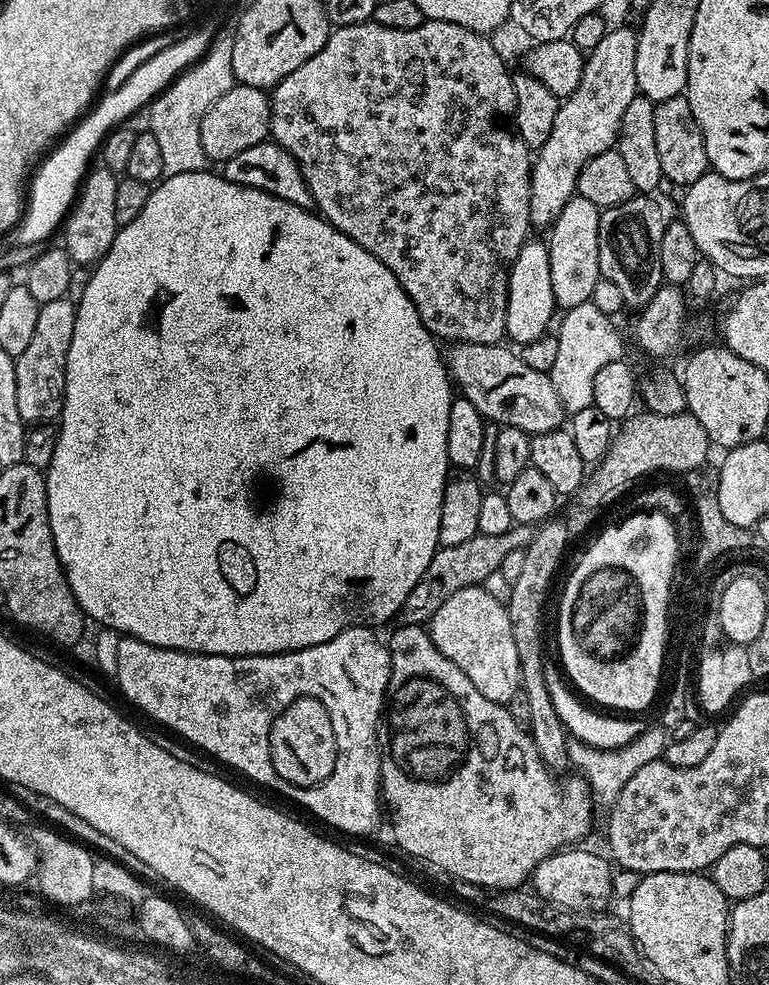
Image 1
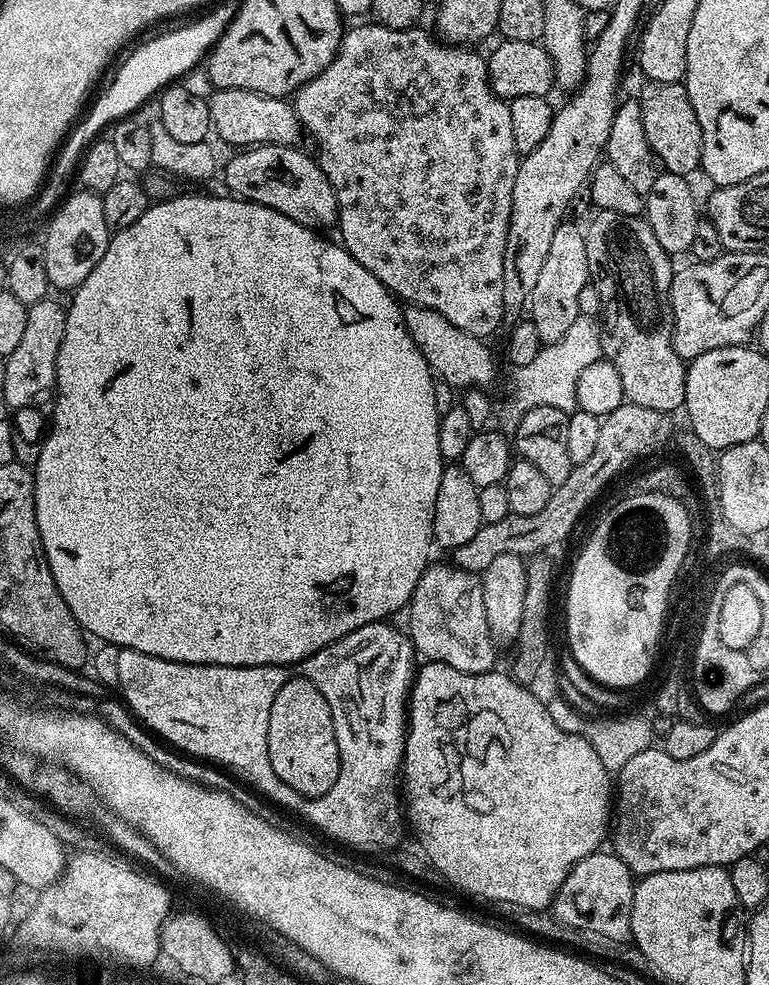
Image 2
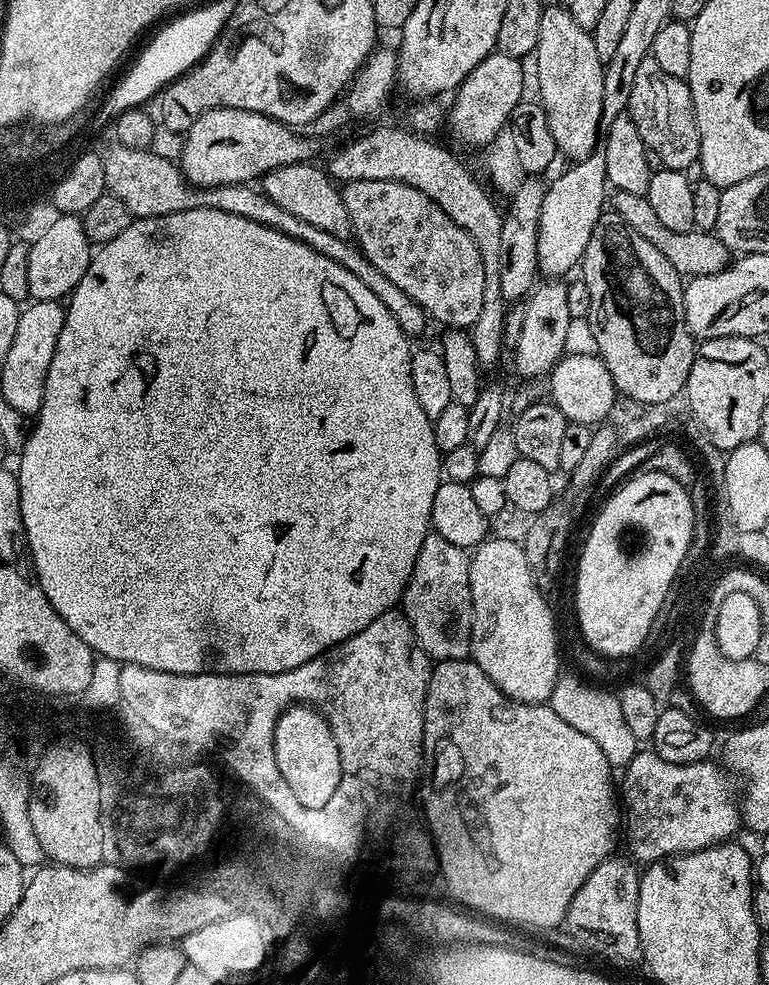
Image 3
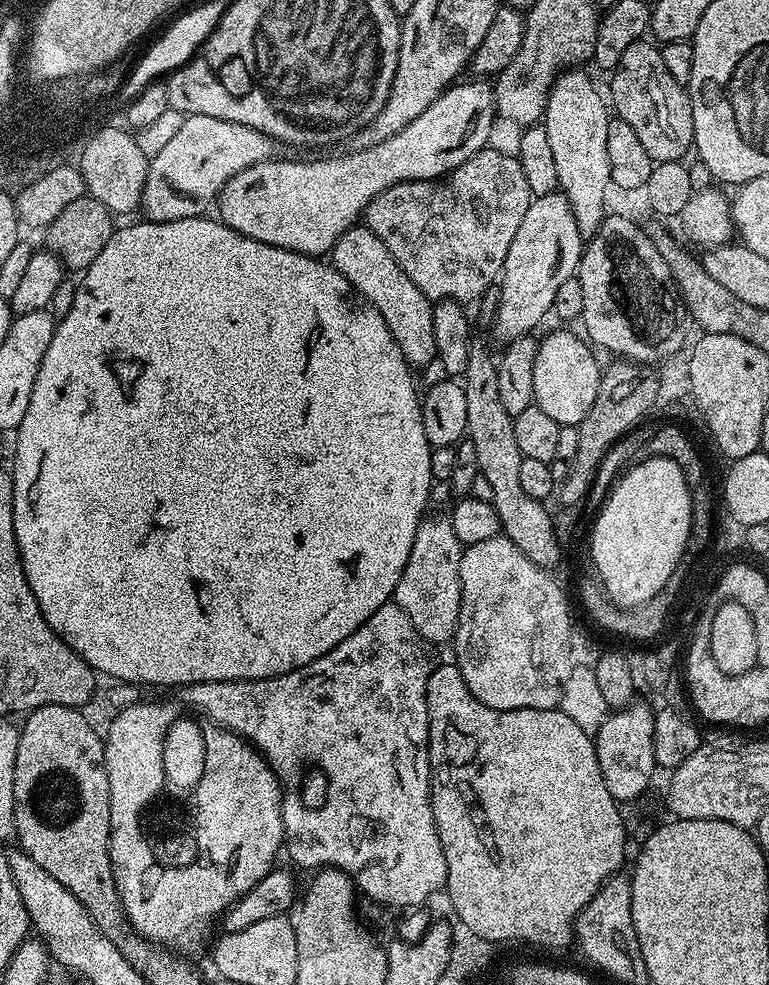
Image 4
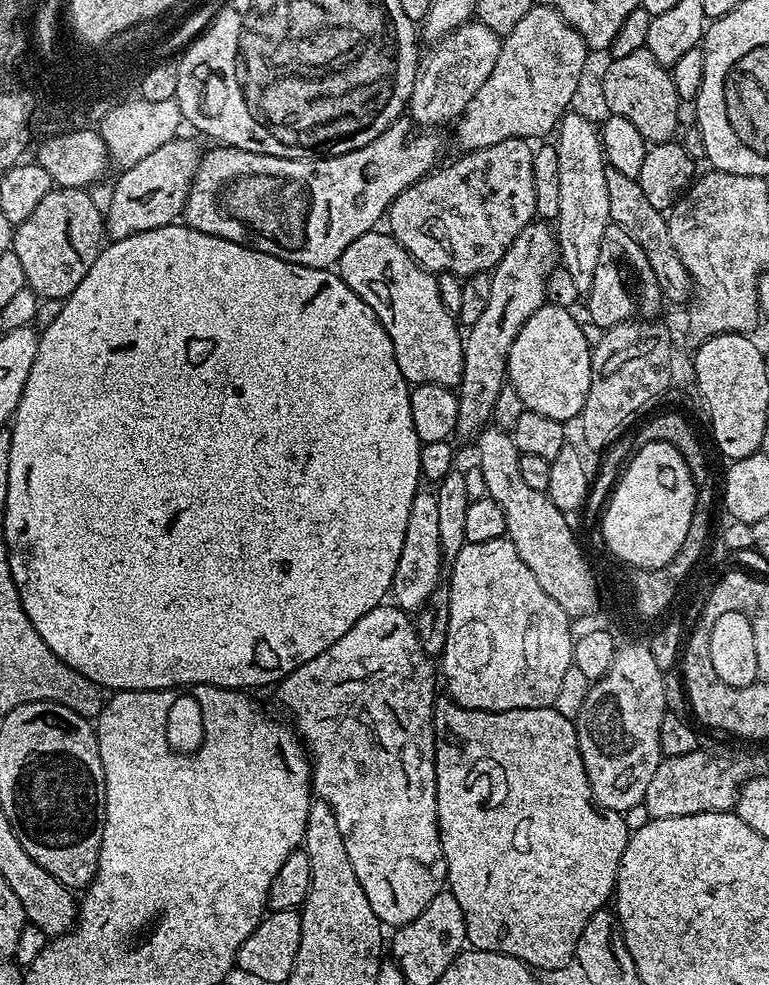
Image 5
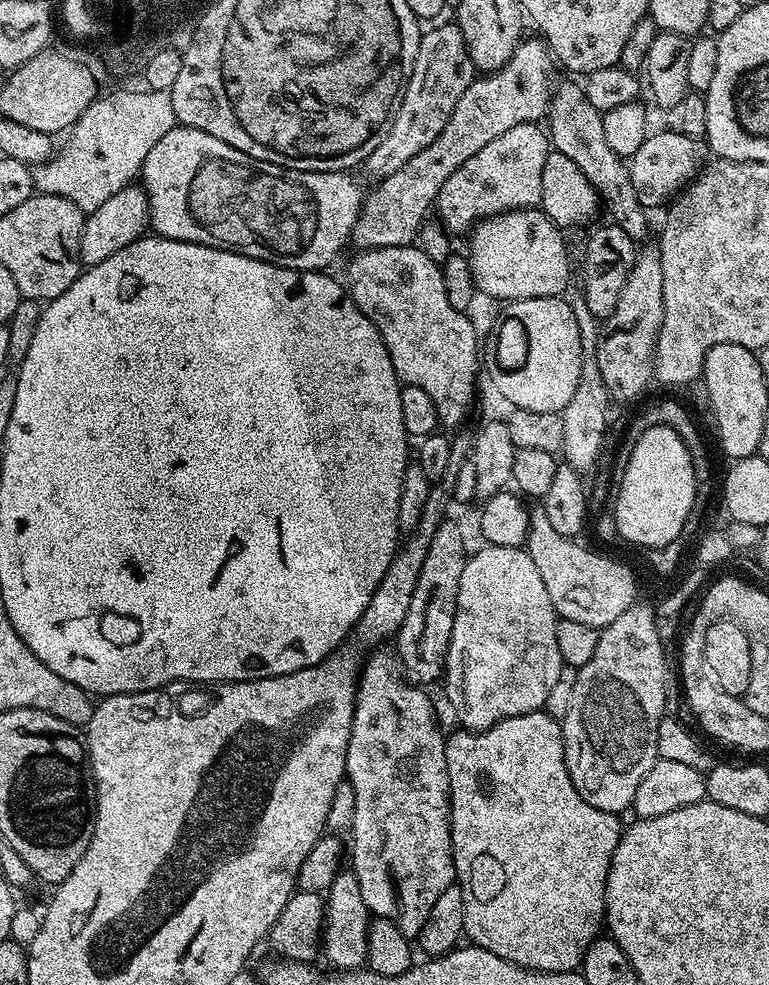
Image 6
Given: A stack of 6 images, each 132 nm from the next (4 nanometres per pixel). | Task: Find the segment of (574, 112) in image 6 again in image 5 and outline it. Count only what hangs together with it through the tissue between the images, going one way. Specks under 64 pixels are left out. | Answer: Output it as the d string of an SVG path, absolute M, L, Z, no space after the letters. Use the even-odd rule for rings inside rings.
M608 168L606 174L606 194L610 194L610 218L638 246L642 246L642 254L650 262L650 270L654 270L654 278L658 278L658 286L665 301L673 300L673 305L680 306L689 299L694 285L692 275L682 266L682 258L674 250L670 242L667 215L661 209L650 206L646 194L642 194L642 186L637 178L626 178L626 174L618 174L618 170Z

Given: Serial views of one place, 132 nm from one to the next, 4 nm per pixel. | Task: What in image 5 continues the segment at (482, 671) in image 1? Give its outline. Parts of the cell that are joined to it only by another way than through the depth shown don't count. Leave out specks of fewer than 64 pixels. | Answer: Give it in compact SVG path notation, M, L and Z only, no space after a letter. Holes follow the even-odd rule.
M421 490L414 494L414 502L410 502L410 518L406 522L402 554L398 554L398 566L394 569L391 599L409 614L419 612L436 589L441 587L445 568L446 561L438 535L438 498L435 491Z

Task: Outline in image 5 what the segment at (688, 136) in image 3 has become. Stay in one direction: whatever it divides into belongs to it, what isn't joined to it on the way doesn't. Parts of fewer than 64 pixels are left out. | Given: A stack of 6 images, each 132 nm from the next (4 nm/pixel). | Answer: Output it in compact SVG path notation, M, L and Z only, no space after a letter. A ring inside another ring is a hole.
M646 47L634 50L634 54L626 54L626 58L609 59L607 63L608 69L600 80L600 96L609 108L607 111L631 122L649 145L669 143L675 137L672 135L676 132L682 108L671 71L663 68Z

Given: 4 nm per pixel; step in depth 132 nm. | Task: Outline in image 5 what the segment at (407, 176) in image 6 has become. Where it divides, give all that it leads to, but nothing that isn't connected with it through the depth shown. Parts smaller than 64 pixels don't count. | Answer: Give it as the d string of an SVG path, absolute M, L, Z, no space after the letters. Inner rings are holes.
M543 2L537 3L522 19L518 26L510 30L500 42L498 62L490 78L478 89L478 94L470 98L466 110L455 121L456 144L461 153L473 152L486 146L494 146L507 140L531 141L532 136L544 136L559 125L561 116L573 107L572 99L580 88L580 79L584 76L584 67L588 64L590 49L587 42L562 18L562 14L553 8L547 8Z

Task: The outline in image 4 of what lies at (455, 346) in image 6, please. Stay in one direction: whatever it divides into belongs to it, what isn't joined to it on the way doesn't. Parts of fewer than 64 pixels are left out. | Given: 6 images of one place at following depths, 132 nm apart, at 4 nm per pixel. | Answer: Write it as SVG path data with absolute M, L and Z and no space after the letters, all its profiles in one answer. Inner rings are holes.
M354 226L350 230L346 230L340 235L338 242L331 250L330 263L336 271L352 283L353 288L368 303L375 306L378 314L382 314L386 326L390 326L390 334L394 334L394 342L398 342L398 350L402 350L409 365L428 364L436 360L434 318L432 317L433 301L429 300L426 294L422 294L422 290L418 290L418 286L414 286L414 282L410 282L410 278L406 278L402 266L398 266L398 262L394 262L390 250L386 250L386 246L382 242L382 238L378 238L378 234L374 234L372 229L367 226Z

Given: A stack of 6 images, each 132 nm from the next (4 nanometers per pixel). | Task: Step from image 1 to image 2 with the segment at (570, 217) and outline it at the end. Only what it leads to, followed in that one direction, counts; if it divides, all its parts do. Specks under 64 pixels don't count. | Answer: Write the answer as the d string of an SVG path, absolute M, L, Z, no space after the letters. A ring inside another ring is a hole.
M565 222L554 230L554 238L550 241L550 250L546 253L546 263L538 282L534 282L532 299L530 301L530 320L538 330L541 345L558 342L566 330L580 317L578 310L578 294L582 286L590 283L588 263L586 262L586 242L584 241L585 229L576 224Z

